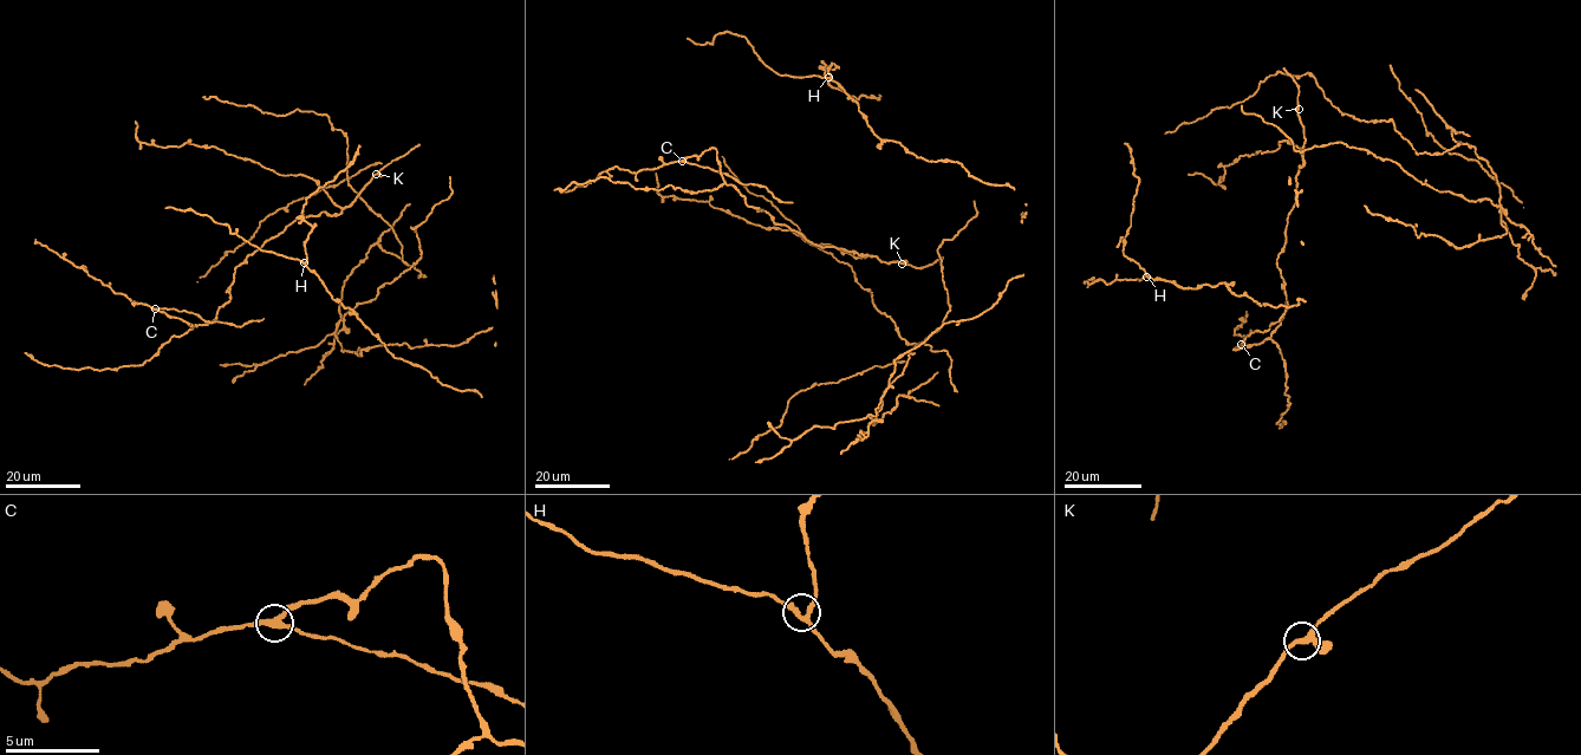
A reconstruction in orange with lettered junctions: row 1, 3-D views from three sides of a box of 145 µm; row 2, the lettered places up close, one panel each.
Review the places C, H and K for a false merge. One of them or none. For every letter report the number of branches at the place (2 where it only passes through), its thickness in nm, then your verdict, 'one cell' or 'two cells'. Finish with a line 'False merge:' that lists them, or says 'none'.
C: 3 branches meet; 240 nm thick; two cells
H: 3 branches meet; 220 nm thick; one cell
K: 3 branches meet; 240 nm thick; one cell
False merge: C

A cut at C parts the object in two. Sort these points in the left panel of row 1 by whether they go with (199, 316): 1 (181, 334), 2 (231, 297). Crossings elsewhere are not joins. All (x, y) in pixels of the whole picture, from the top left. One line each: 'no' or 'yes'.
1: no
2: no

